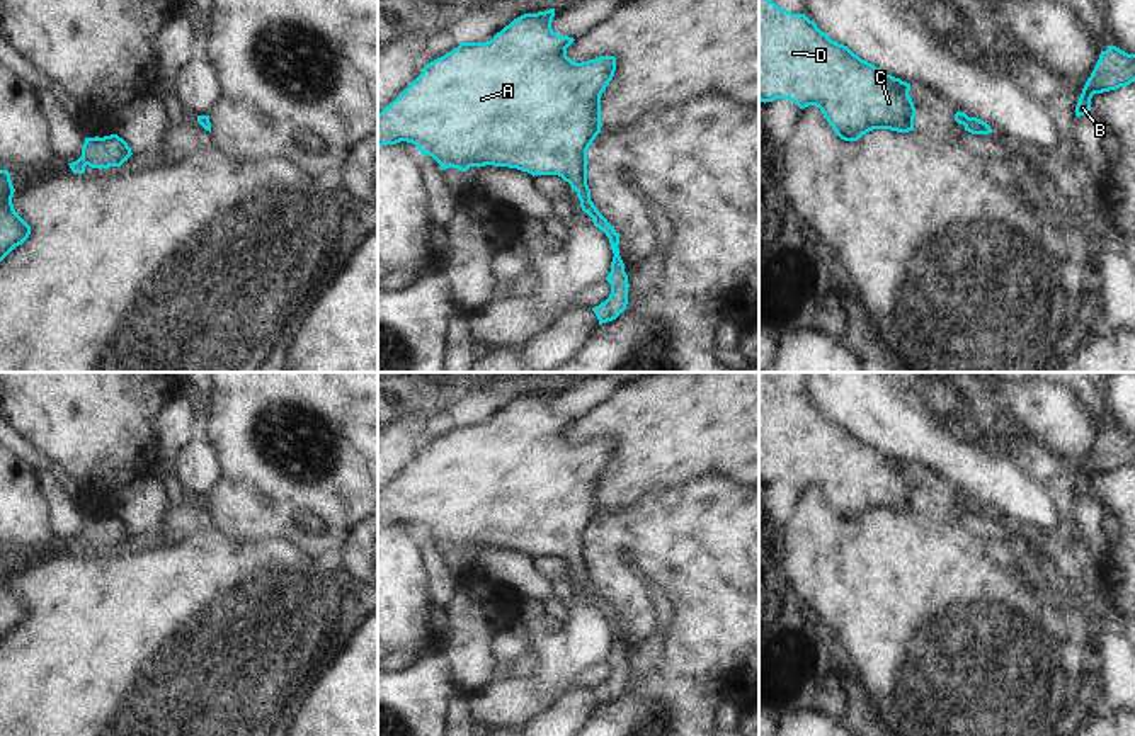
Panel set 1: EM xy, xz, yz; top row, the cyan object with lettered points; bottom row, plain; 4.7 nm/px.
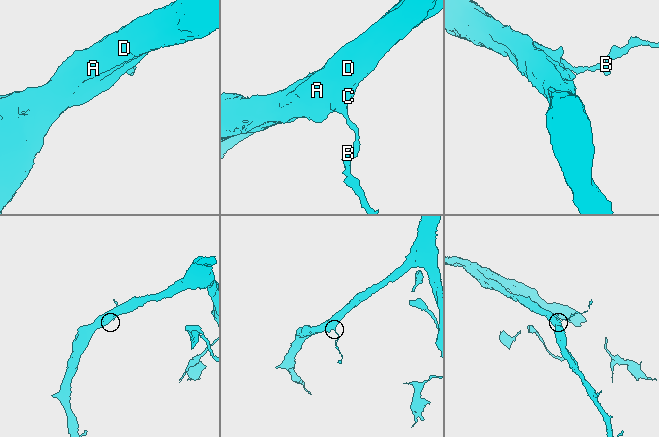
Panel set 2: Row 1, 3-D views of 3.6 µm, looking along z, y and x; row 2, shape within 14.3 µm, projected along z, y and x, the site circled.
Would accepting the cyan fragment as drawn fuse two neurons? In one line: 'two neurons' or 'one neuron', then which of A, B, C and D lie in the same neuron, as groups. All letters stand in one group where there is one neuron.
one neuron | A B C D

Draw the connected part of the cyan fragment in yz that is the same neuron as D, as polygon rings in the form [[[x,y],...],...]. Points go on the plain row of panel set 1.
[[[759,372],[761,483],[788,479],[800,490],[815,486],[841,520],[858,522],[873,510],[914,512],[915,488],[909,471],[910,464],[887,456],[847,427],[832,422],[805,394],[783,391]]]

